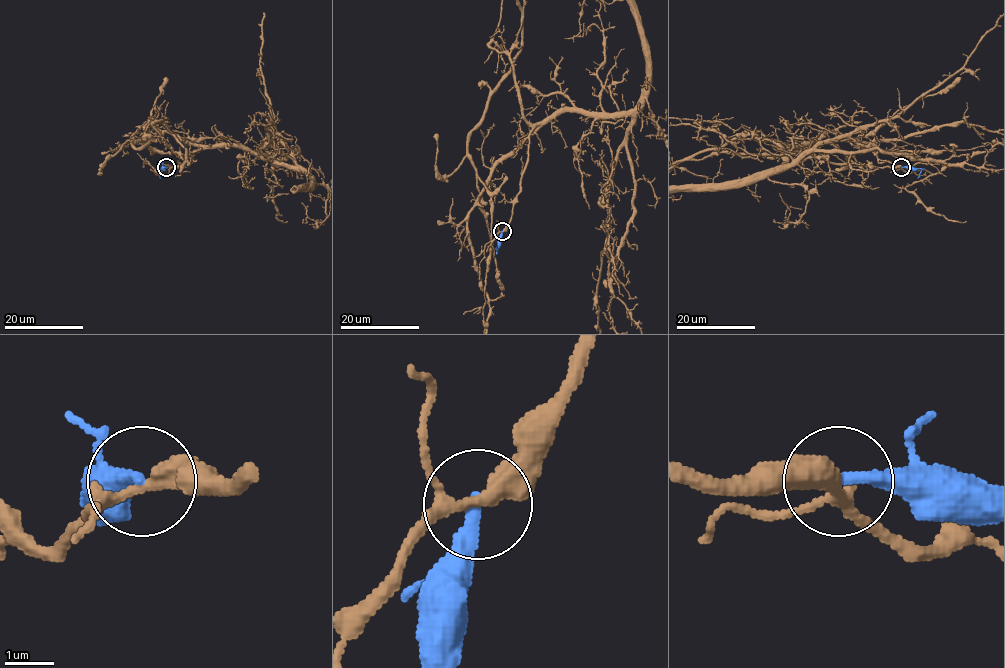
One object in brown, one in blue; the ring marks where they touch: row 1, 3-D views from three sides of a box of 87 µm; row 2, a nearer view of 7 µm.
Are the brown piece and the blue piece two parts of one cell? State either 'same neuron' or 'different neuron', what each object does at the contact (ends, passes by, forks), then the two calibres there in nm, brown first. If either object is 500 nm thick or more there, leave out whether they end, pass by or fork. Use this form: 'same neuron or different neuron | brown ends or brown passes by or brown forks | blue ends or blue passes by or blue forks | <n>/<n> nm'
different neuron | brown forks | blue ends | 280/300 nm

